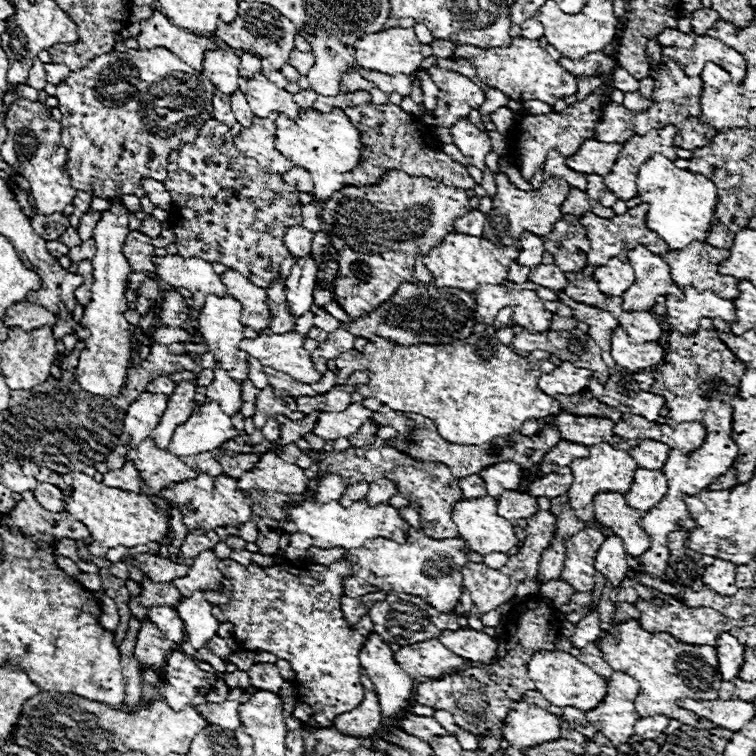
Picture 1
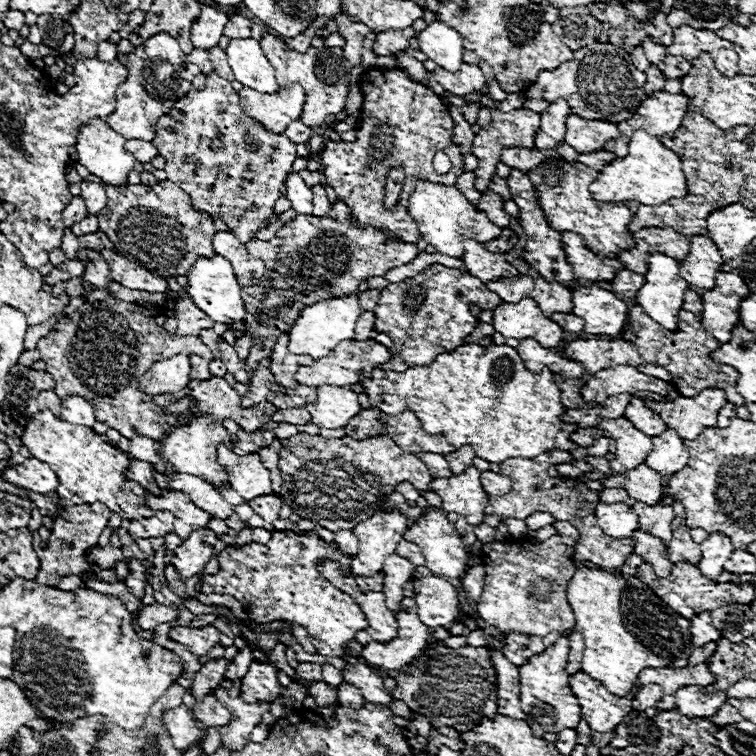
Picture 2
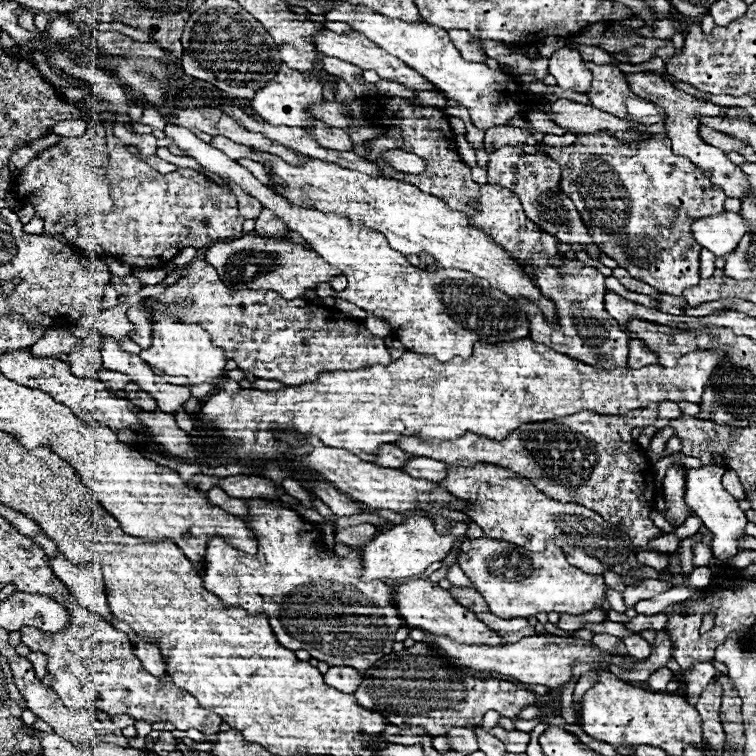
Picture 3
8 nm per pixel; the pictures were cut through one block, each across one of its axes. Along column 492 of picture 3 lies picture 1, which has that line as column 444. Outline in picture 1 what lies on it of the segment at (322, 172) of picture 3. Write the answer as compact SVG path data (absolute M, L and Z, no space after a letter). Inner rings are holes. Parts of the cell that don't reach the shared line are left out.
M452 232L452 236L444 238L444 244L436 246L424 258L428 272L434 276L434 284L438 288L460 288L464 292L474 294L478 284L504 284L506 274L512 262L516 262L519 249L516 246L496 248L492 242L484 240L482 236L464 236Z

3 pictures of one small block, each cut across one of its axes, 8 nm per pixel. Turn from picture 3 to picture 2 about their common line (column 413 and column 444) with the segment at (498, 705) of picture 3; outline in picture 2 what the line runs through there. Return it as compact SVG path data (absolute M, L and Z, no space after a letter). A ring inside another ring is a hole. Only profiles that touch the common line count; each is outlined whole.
M420 670L414 672L400 672L396 676L396 688L392 690L392 696L406 702L406 706L418 714L428 716L430 724L434 728L440 726L452 726L458 732L466 732L474 728L484 716L496 716L498 706L496 706L496 684L488 682L486 678L480 676L470 676L462 674L458 682L450 682L438 676L422 674Z

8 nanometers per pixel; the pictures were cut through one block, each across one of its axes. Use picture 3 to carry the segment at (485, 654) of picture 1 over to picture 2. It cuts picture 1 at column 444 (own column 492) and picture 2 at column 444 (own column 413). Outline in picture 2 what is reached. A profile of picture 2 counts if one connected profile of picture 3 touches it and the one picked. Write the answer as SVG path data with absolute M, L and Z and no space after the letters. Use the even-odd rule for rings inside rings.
M438 576L414 578L414 602L418 604L418 618L422 624L436 628L450 628L460 618L460 602L456 588Z

